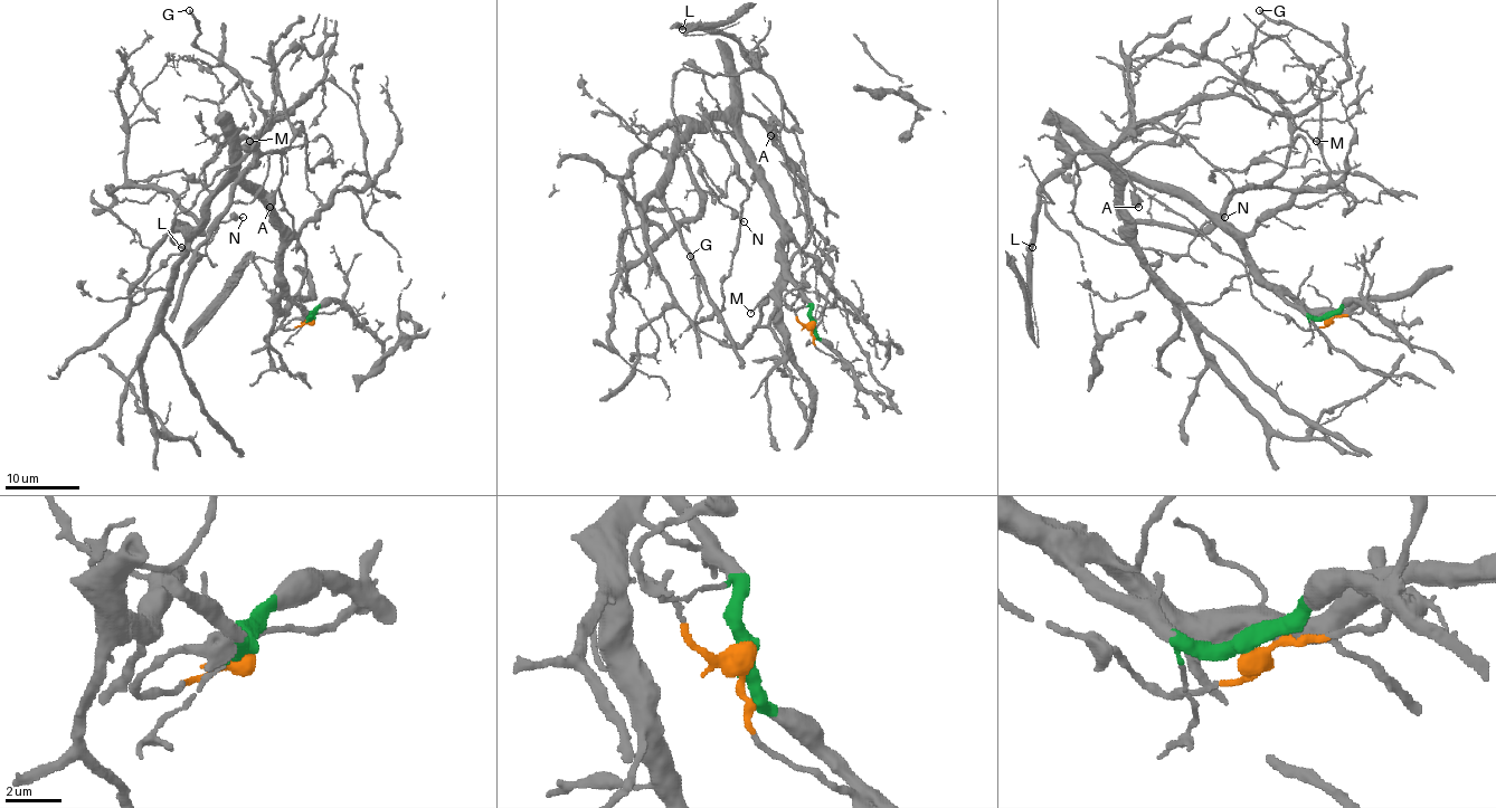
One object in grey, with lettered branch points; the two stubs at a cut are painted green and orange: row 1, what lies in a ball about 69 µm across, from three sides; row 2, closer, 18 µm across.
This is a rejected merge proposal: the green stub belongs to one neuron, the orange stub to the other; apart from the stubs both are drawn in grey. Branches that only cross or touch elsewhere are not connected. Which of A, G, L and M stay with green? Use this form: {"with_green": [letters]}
{"with_green": ["G", "M"]}

